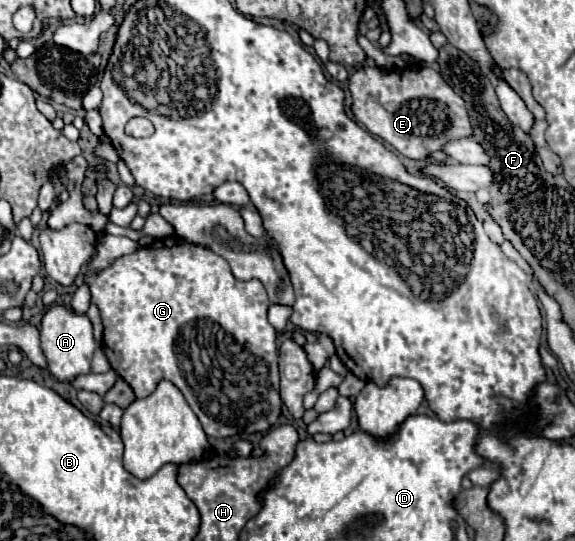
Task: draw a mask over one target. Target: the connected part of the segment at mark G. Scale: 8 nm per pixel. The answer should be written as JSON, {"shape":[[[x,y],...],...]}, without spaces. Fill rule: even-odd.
{"shape":[[[168,236],[168,238],[158,238],[154,240],[150,246],[142,246],[132,254],[120,256],[116,258],[108,268],[100,270],[100,272],[86,272],[84,282],[90,288],[90,302],[98,306],[100,316],[102,316],[102,324],[104,324],[104,336],[102,336],[102,350],[112,366],[112,370],[124,378],[136,398],[146,398],[156,390],[156,384],[160,380],[170,380],[186,398],[186,402],[190,404],[190,408],[194,410],[194,414],[198,416],[204,432],[208,436],[214,438],[230,438],[230,436],[250,436],[254,432],[268,432],[272,426],[278,424],[278,416],[280,416],[280,394],[278,394],[278,344],[276,344],[276,330],[272,328],[272,324],[268,322],[268,296],[266,290],[262,286],[260,280],[250,280],[250,282],[240,282],[232,276],[228,262],[214,254],[210,248],[206,246],[198,246],[198,244],[190,244],[186,240],[182,240],[180,236]]]}

